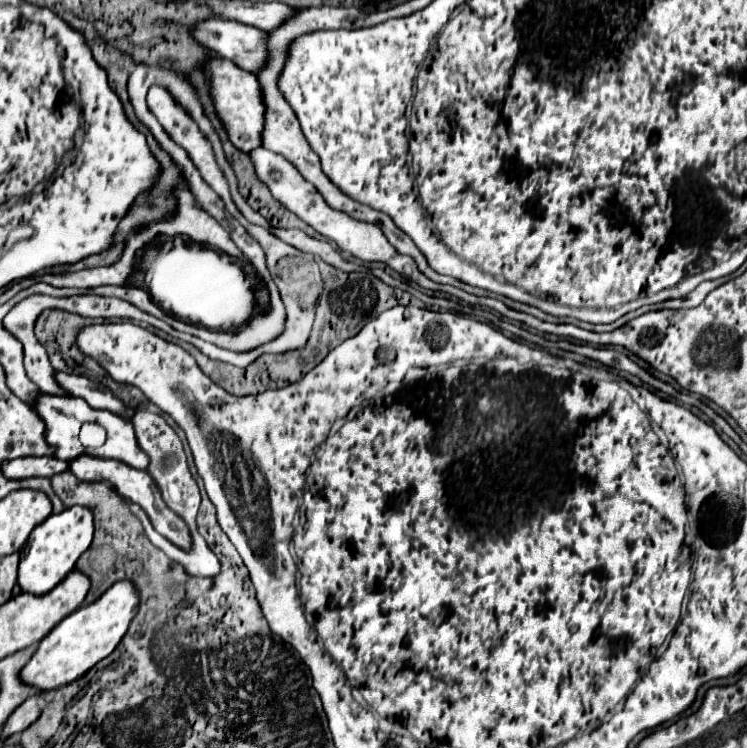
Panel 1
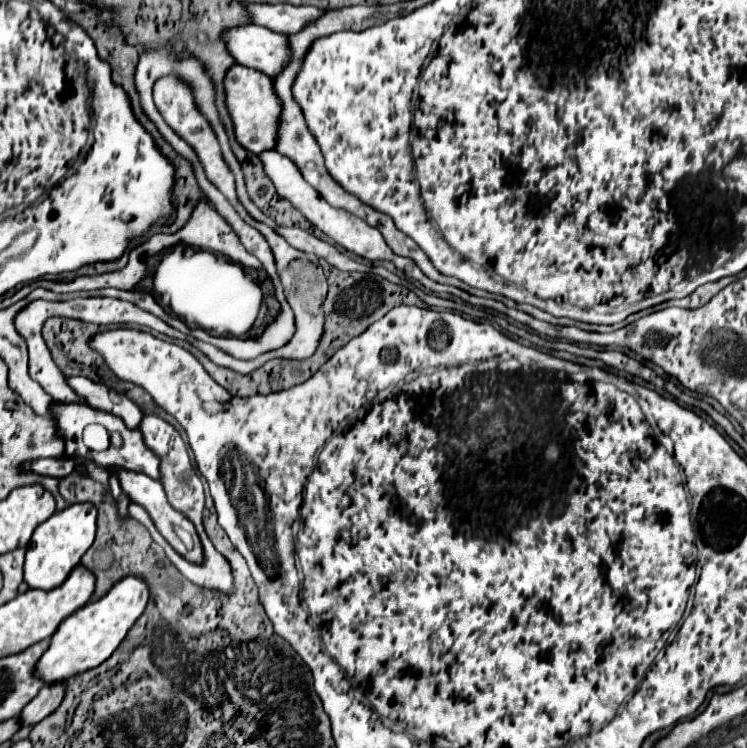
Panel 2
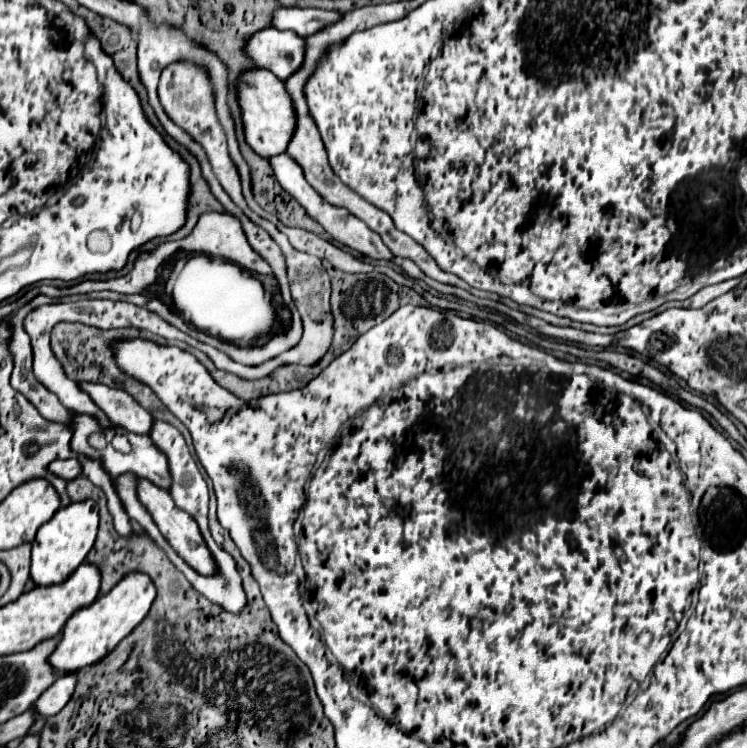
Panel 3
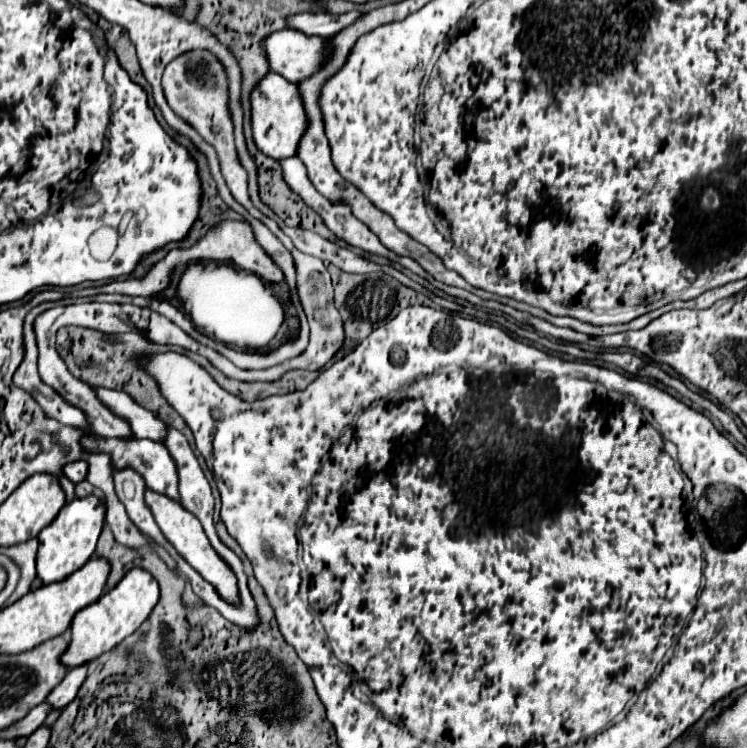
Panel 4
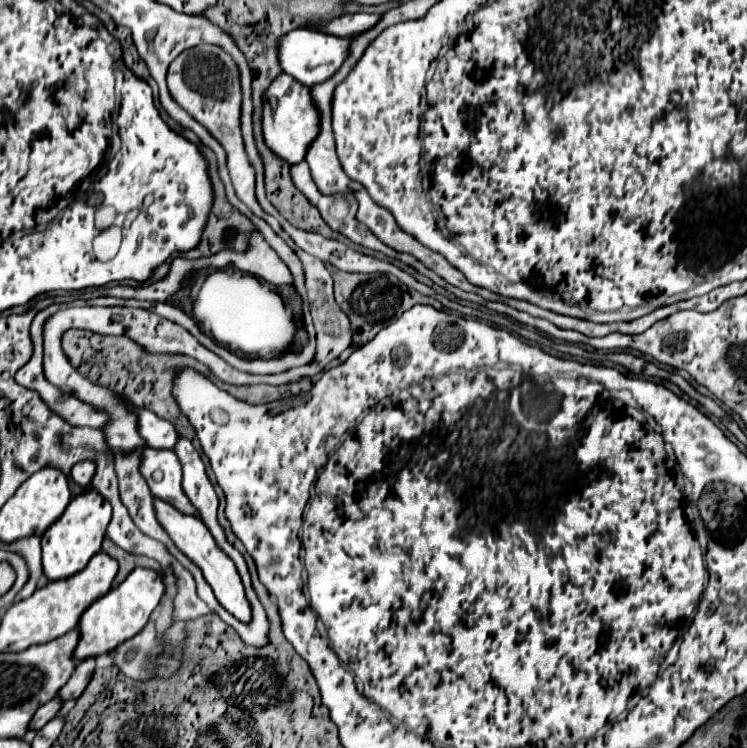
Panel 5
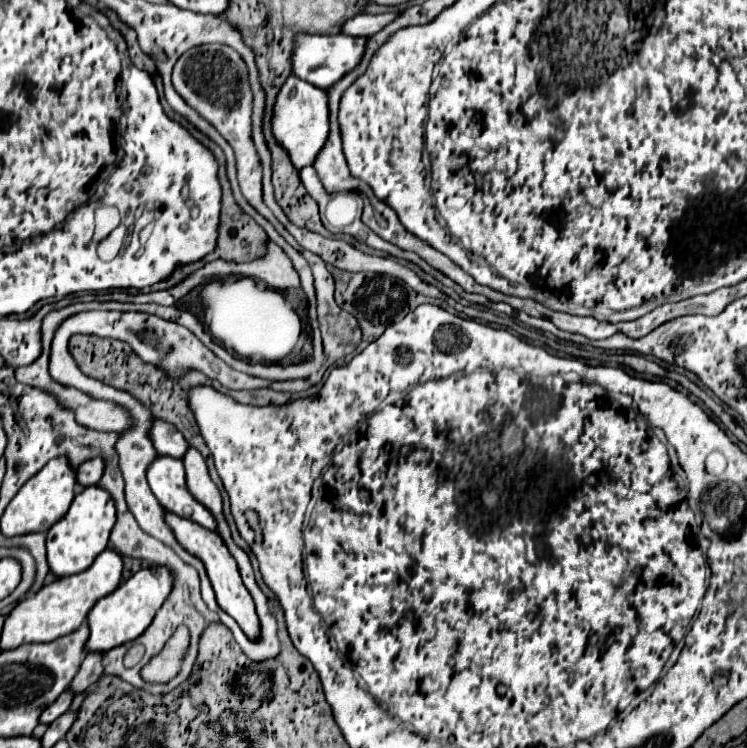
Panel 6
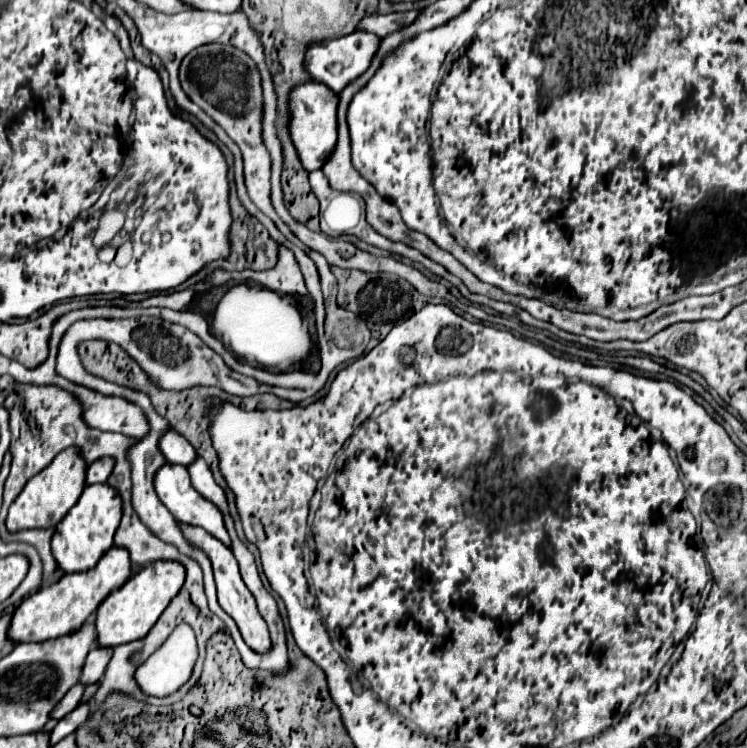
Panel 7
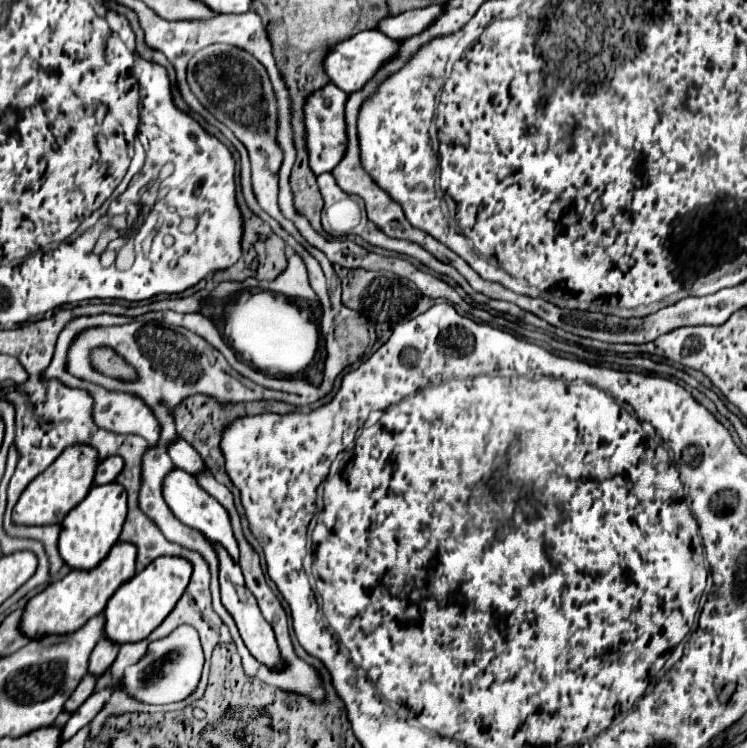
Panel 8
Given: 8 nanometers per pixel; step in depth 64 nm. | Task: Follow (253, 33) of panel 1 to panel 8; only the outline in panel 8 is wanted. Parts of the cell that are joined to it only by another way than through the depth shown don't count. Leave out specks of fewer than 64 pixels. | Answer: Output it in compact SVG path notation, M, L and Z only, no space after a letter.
M364 30L352 38L336 44L328 52L328 56L324 60L324 68L326 68L326 74L332 84L336 84L344 92L352 94L352 92L358 92L368 80L372 80L376 76L376 72L382 68L382 64L396 58L400 46L402 46L402 40L392 40L378 30Z

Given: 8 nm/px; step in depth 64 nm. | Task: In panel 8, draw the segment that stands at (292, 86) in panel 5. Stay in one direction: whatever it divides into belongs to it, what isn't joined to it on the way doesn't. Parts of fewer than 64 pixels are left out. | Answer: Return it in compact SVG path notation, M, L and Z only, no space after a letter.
M328 84L326 88L314 92L306 102L306 140L310 150L310 168L320 176L324 172L332 172L336 164L340 162L340 156L344 156L344 140L348 140L346 124L344 124L344 108L348 102L348 94L334 84Z

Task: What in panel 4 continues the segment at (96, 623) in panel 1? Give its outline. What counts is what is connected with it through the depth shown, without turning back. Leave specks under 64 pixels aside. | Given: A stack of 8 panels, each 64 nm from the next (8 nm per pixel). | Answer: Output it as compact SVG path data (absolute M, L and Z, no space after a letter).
M132 568L118 582L116 588L108 590L100 600L96 600L94 604L86 606L84 610L76 614L76 618L72 620L72 640L68 650L62 656L62 662L74 668L80 664L88 664L94 658L102 656L104 652L112 650L114 646L118 646L124 638L128 638L142 626L142 622L150 616L158 600L160 600L160 586L152 578L152 574L148 570Z

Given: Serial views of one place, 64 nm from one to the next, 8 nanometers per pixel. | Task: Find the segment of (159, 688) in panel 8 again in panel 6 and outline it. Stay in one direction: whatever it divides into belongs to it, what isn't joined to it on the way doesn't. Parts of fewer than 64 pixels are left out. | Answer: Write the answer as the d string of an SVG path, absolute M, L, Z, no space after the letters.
M178 626L172 638L162 648L162 652L152 656L152 660L140 670L142 680L148 684L166 686L180 674L188 646L190 646L190 632L186 626Z

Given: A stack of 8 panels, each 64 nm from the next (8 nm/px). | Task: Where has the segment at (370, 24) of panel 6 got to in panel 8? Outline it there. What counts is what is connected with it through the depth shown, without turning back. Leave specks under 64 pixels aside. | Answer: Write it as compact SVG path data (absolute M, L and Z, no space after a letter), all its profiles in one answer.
M430 4L426 8L420 10L410 10L392 18L386 18L380 22L378 30L384 32L386 36L392 38L412 38L416 34L422 34L422 30L432 24L432 20L436 20L436 16L440 14L440 4Z

